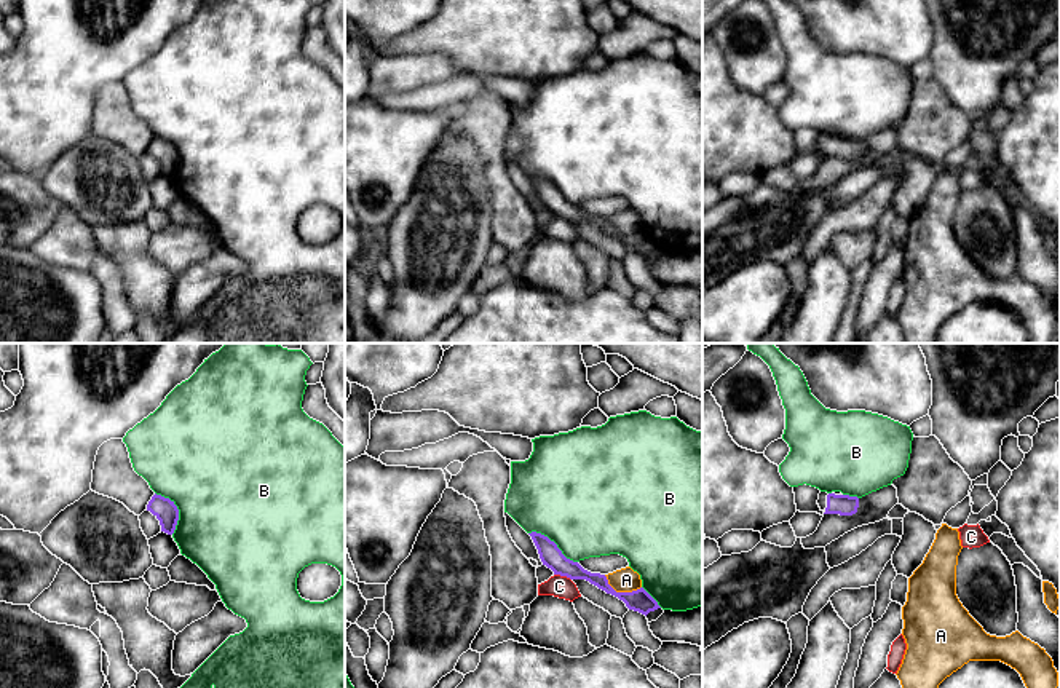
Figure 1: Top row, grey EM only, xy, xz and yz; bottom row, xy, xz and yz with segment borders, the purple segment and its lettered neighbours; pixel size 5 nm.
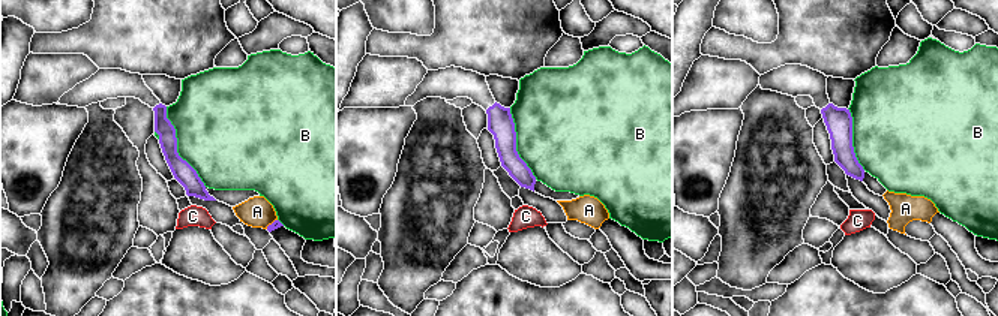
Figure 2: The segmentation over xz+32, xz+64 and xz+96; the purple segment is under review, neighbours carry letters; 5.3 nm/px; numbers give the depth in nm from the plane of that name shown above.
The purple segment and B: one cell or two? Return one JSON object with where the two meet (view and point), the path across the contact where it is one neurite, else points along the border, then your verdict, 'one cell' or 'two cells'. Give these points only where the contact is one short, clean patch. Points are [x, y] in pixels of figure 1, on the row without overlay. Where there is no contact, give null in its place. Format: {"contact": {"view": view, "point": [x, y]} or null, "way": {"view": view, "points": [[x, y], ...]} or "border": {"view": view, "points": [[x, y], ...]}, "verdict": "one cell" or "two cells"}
{"contact": {"view": "xz", "point": [554, 185]}, "verdict": "two cells"}

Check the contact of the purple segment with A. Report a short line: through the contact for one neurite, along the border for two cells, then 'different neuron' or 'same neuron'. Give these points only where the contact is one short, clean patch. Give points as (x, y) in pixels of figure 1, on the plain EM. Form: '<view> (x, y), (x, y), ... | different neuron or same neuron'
xz (604, 217), (617, 233), (636, 233), (640, 230) | different neuron

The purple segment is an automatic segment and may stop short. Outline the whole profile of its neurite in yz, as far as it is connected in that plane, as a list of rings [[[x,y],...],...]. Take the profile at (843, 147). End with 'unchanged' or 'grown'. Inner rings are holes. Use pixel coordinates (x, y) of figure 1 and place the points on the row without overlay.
[[[821,134],[817,147],[824,156],[852,158],[857,155],[859,140]]] | grown

